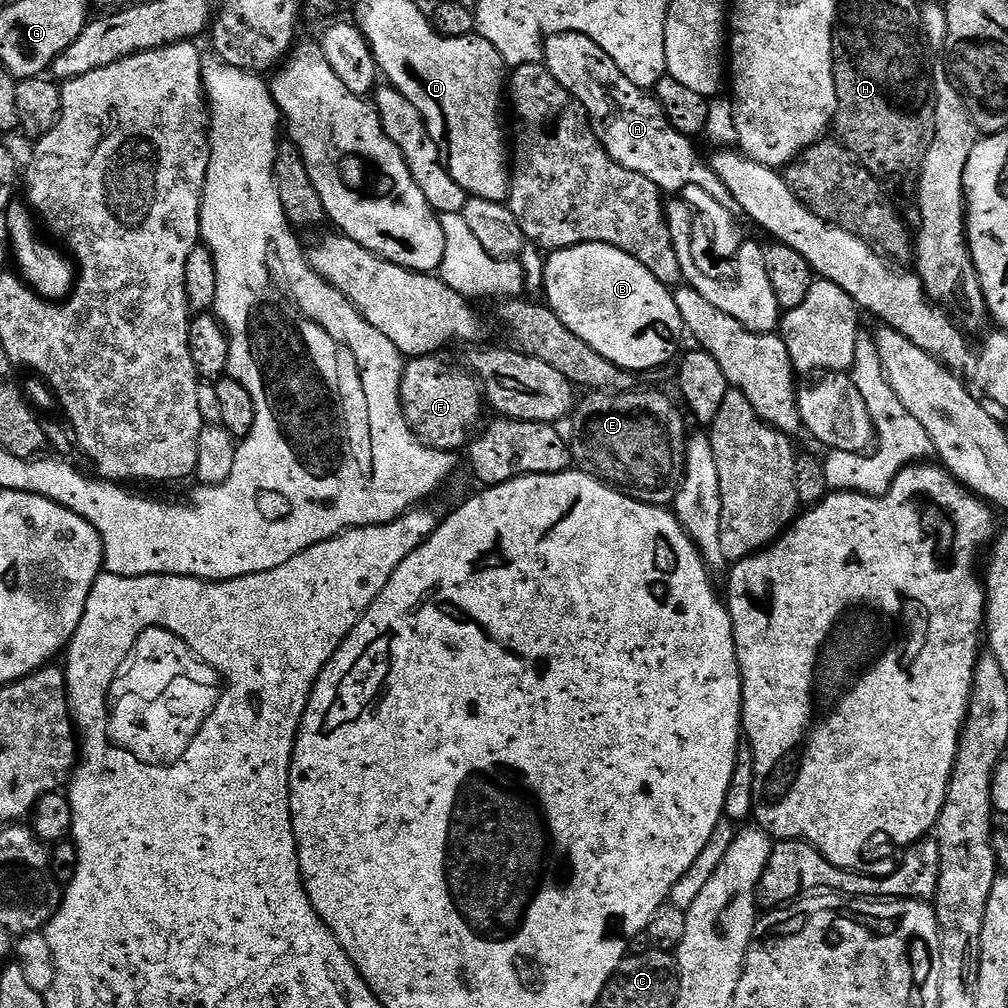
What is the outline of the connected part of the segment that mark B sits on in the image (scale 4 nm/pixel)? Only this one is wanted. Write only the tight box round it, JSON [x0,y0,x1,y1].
[544,244,686,374]

